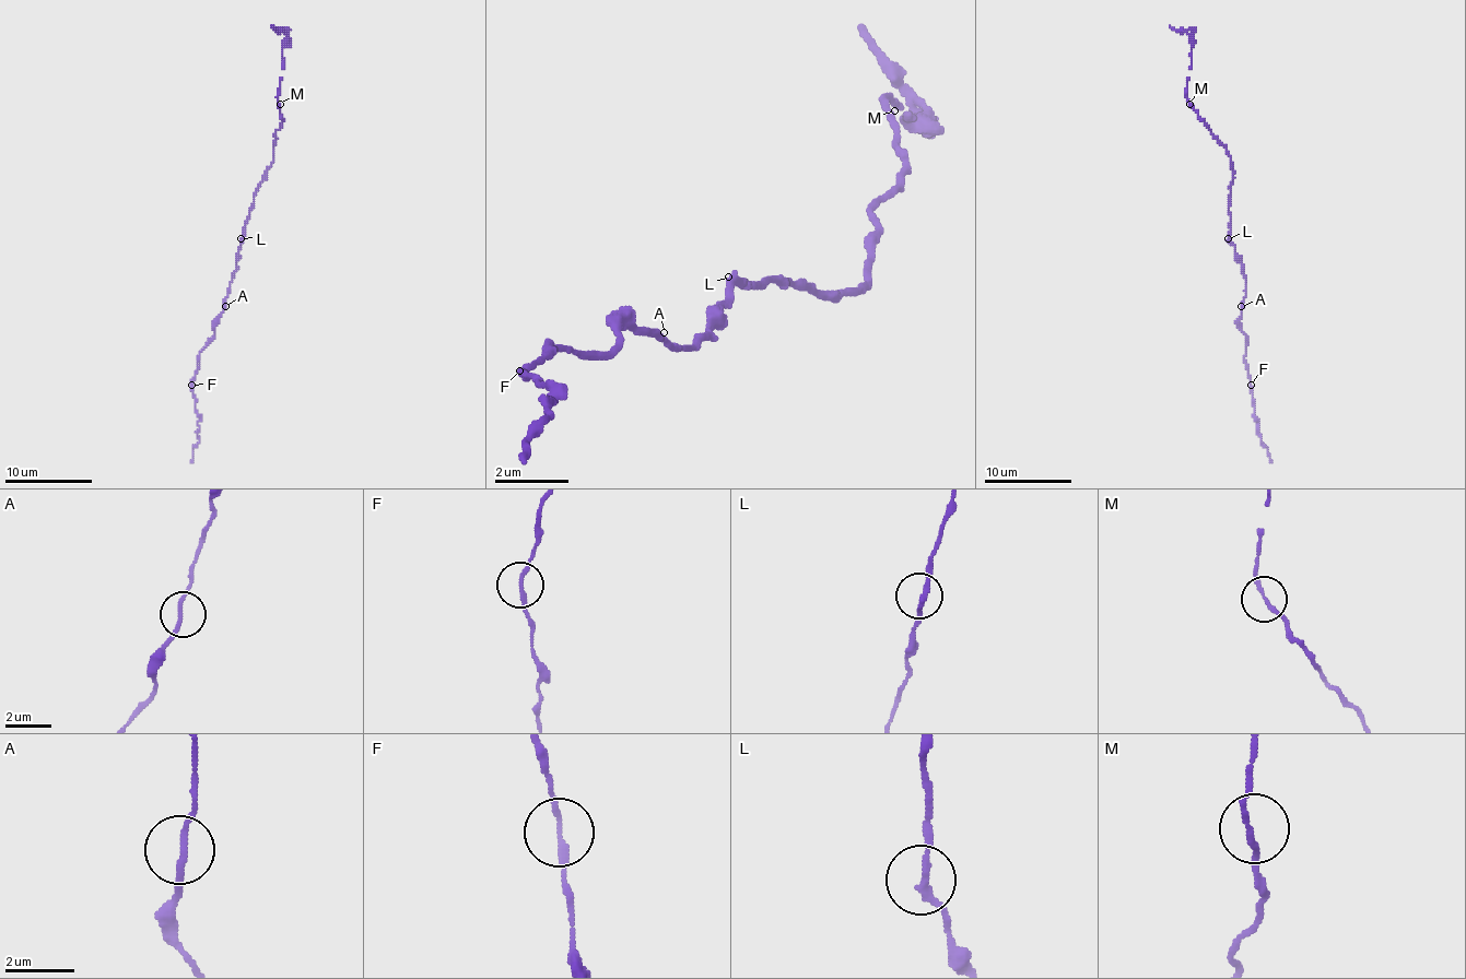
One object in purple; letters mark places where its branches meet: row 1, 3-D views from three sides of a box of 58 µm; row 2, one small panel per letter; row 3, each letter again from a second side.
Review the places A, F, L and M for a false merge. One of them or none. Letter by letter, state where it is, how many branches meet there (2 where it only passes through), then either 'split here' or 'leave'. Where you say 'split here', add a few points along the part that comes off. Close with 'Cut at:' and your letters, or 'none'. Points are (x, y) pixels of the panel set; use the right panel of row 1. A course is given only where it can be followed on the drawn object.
A: place (1241, 306); branches 2; leave
F: place (1251, 385); branches 2; leave
L: place (1228, 238); branches 2; leave
M: place (1189, 104); branches 2; leave
Cut at: none

